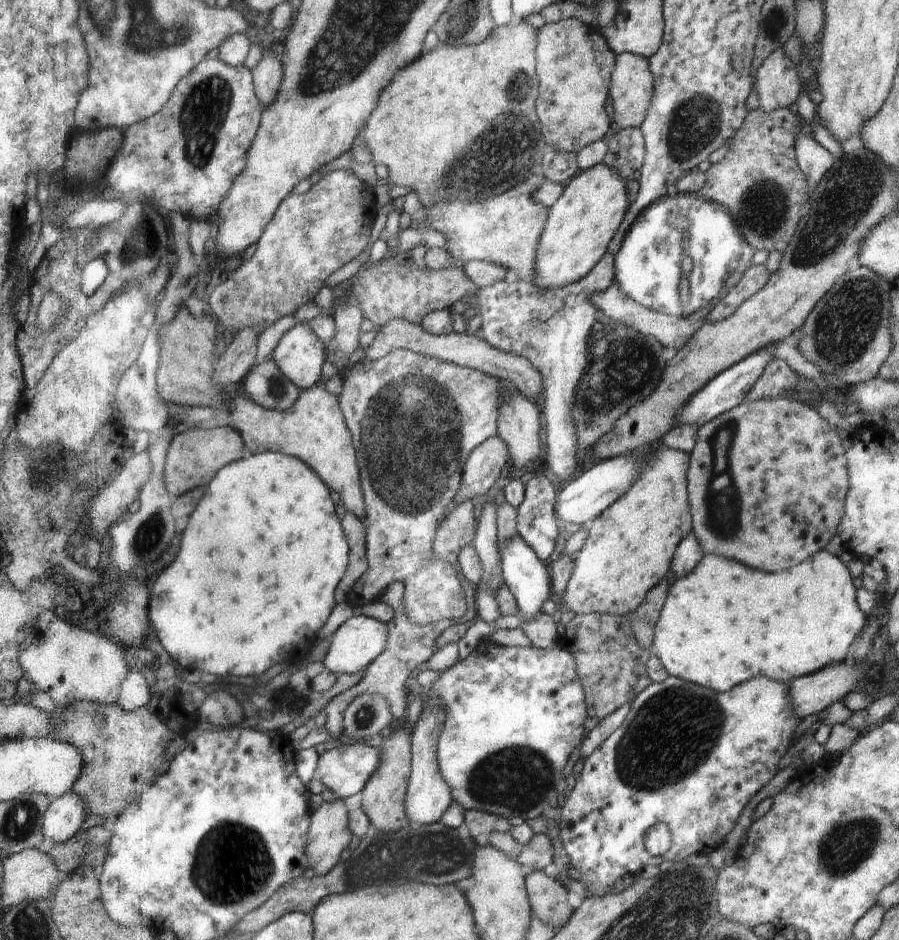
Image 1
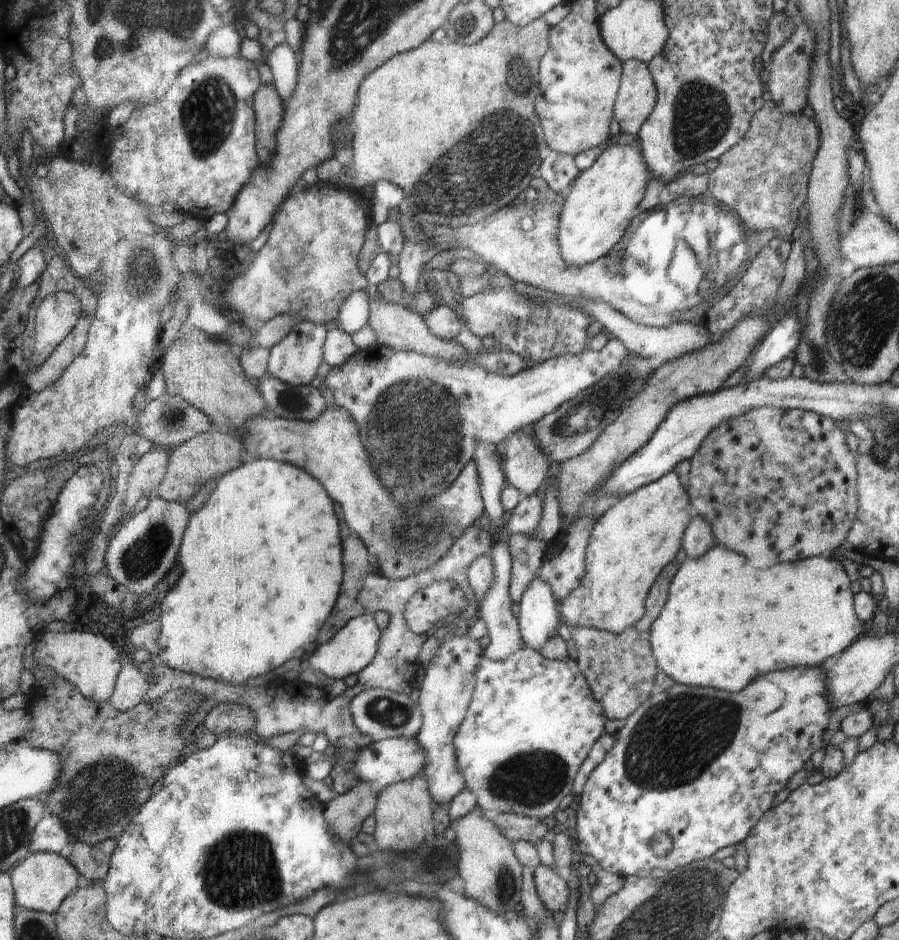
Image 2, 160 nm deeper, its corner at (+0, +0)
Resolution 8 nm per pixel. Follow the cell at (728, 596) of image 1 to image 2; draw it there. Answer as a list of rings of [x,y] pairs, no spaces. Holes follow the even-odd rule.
[[[718,544],[698,558],[684,556],[684,564],[669,586],[668,600],[649,628],[657,668],[675,683],[740,692],[754,680],[754,662],[758,672],[813,668],[835,659],[860,636],[863,622],[856,616],[851,580],[838,557],[820,555],[778,563],[770,570],[756,570],[756,580],[752,576],[742,578],[744,560],[744,555],[738,556]]]

